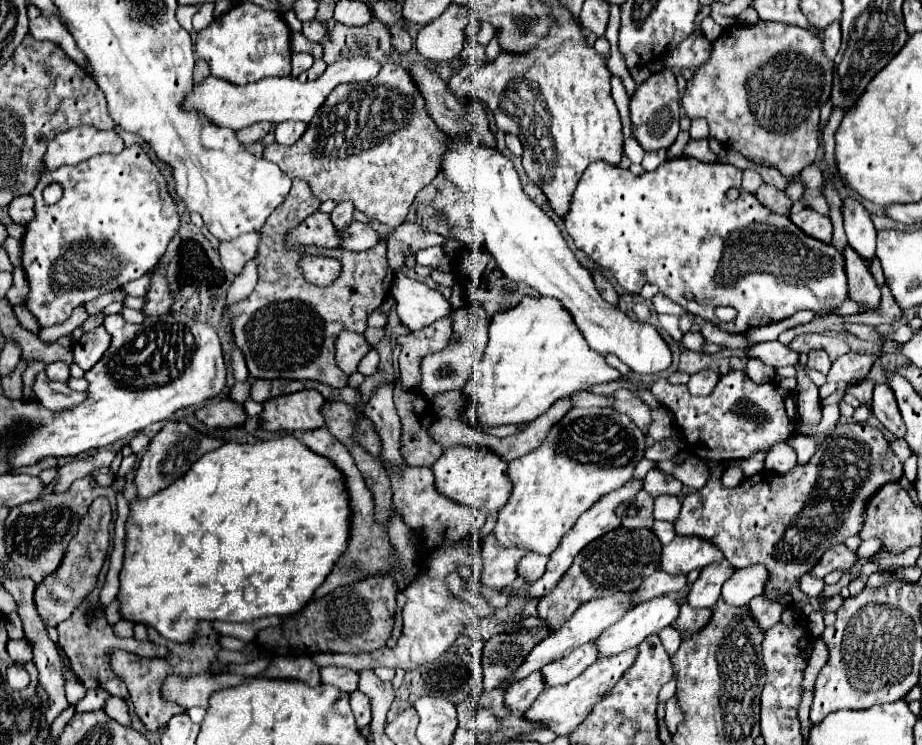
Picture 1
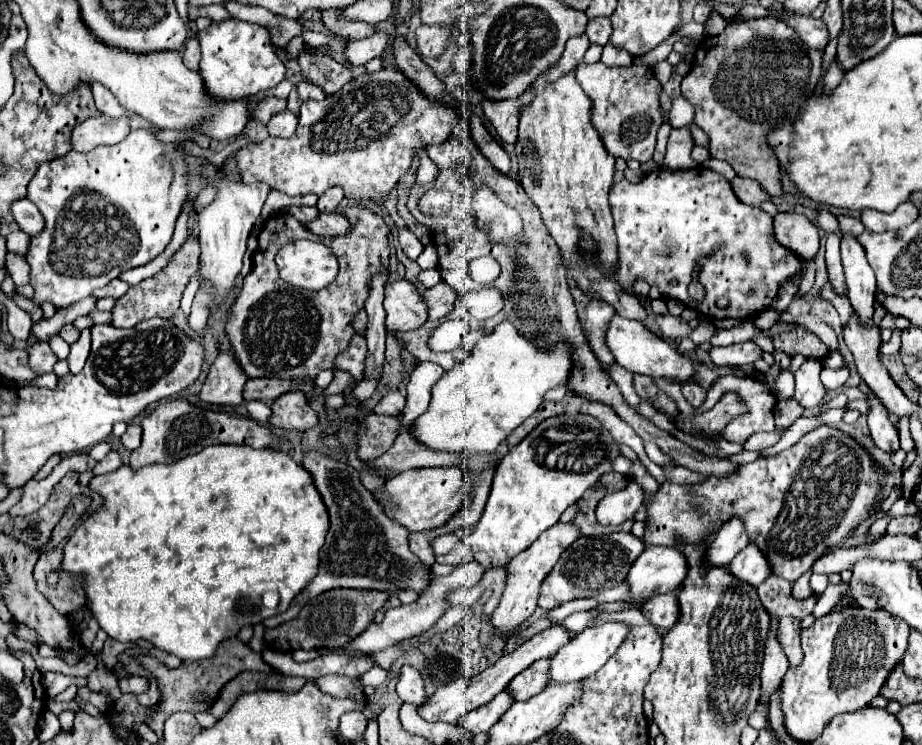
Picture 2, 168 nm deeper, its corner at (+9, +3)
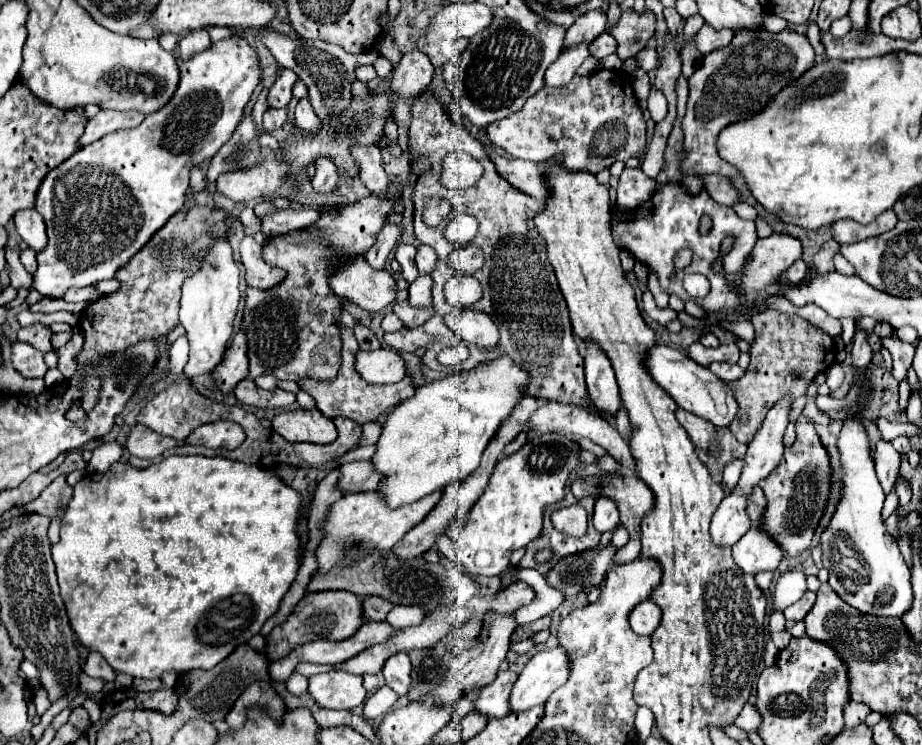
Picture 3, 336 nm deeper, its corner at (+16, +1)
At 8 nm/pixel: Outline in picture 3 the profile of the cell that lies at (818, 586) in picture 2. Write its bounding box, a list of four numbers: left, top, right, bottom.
[774,570,806,610]

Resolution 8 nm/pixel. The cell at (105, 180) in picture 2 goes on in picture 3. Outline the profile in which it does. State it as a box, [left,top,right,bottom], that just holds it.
[34,38,262,298]

